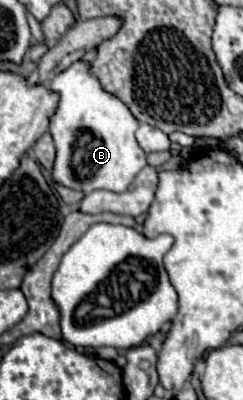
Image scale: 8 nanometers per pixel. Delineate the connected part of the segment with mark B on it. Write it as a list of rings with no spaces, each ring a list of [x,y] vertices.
[[[75,61],[55,75],[49,89],[59,95],[57,111],[49,117],[49,133],[57,147],[57,159],[51,171],[53,179],[83,193],[95,189],[113,193],[125,191],[135,175],[147,165],[147,153],[135,139],[139,121],[129,107],[117,95],[101,87],[99,79],[91,73],[89,61]]]

